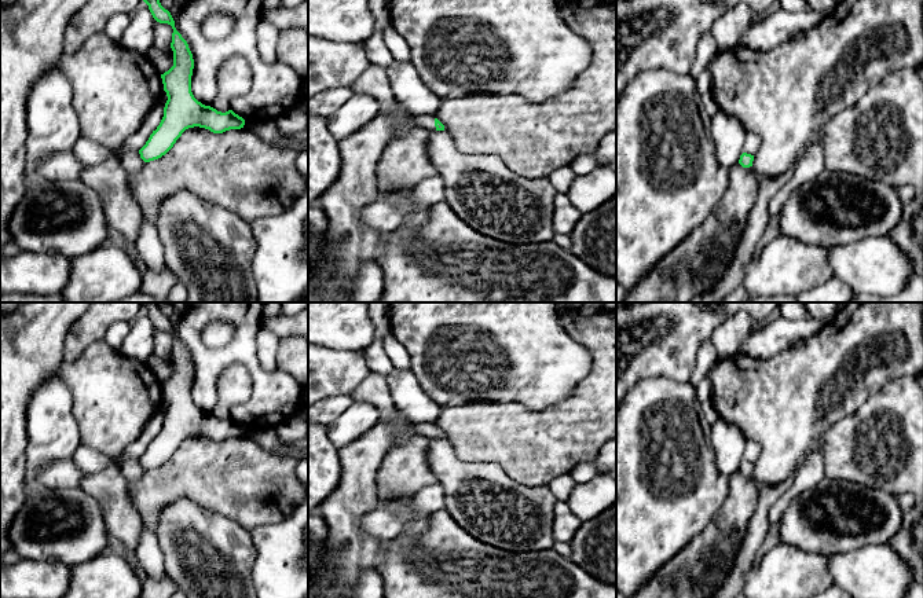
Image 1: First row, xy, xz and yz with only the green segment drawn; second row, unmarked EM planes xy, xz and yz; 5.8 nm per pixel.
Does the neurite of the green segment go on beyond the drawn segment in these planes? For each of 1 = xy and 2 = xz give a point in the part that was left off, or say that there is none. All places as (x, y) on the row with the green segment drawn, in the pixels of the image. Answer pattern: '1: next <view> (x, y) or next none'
1: next none
2: next xz (422, 121)

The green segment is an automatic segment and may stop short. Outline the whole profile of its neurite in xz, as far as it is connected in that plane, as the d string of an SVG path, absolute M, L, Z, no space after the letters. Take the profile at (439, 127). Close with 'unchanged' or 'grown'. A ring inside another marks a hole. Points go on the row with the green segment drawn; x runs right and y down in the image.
M417 115L413 117L418 128L433 131L444 131L444 125L435 115Z | grown

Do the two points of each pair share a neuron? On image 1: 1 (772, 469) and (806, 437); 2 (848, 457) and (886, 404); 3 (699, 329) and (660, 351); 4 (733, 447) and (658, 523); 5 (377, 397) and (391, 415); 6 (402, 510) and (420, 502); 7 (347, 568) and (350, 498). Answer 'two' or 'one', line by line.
1: one
2: one
3: one
4: two
5: one
6: two
7: one

